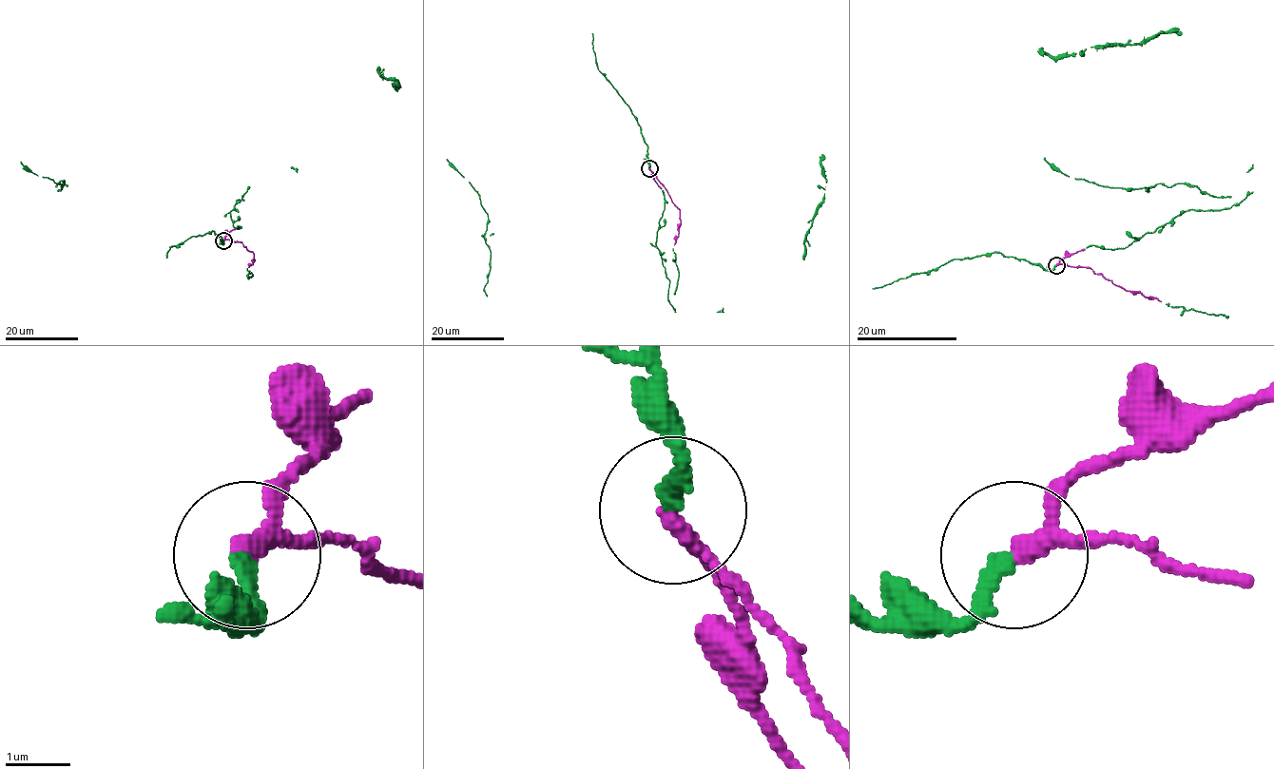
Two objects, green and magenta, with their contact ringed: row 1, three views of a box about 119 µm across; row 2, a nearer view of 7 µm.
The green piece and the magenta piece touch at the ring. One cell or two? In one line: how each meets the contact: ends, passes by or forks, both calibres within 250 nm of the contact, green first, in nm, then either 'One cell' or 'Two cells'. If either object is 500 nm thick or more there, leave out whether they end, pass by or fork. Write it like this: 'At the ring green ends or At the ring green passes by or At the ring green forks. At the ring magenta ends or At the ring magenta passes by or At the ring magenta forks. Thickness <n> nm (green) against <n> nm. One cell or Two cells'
At the ring green ends. At the ring magenta passes by. Thickness 240 nm (green) against 200 nm. One cell

